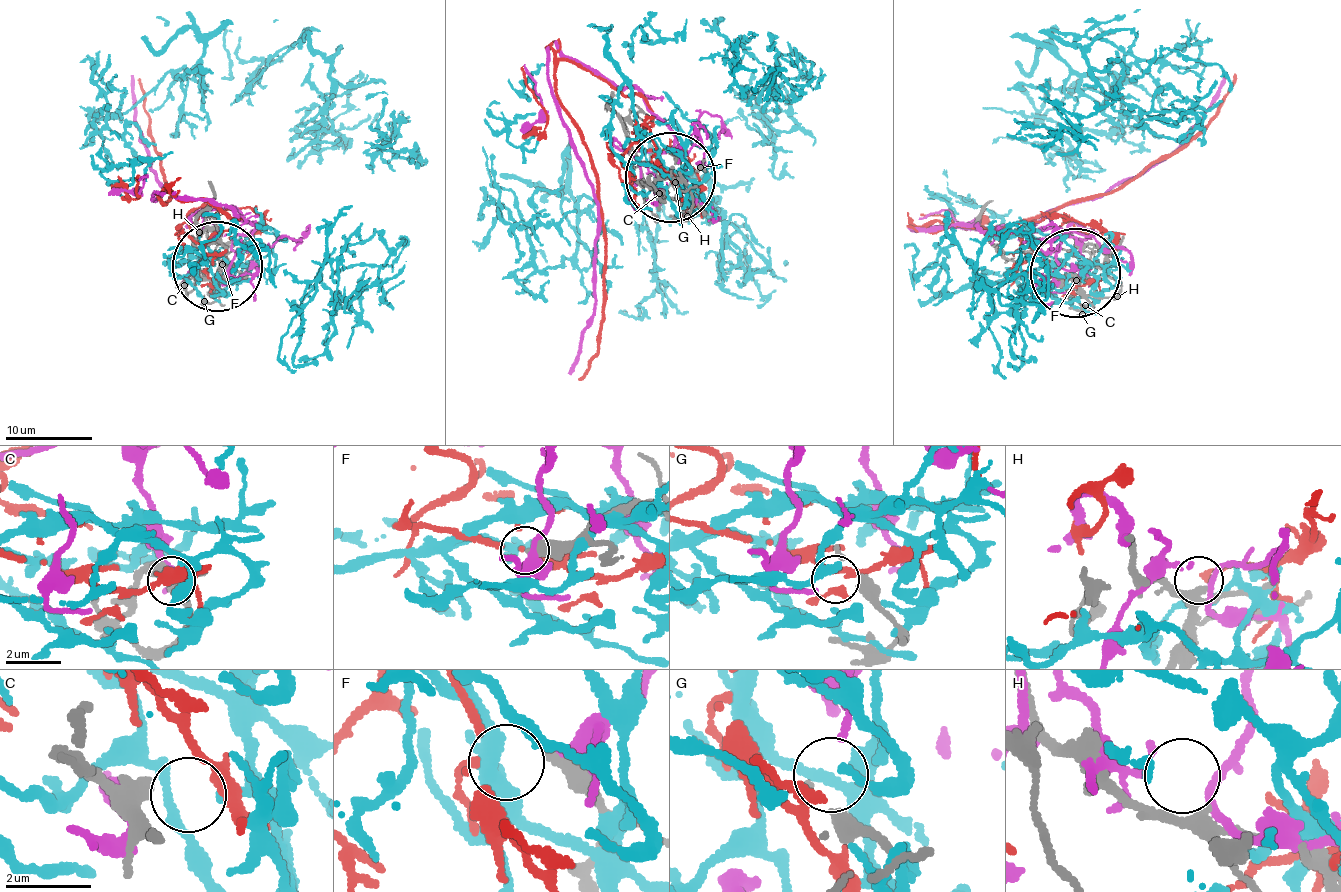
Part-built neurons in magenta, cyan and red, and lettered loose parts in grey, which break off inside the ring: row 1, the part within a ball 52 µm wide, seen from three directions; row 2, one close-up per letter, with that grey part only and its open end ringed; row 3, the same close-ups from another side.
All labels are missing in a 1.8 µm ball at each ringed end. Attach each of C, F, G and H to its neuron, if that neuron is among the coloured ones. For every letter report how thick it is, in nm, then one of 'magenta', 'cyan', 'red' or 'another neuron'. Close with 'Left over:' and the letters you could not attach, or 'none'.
C: 320 nm | cyan
F: 360 nm | red
G: 320 nm | magenta
H: 200 nm | another neuron
Left over: H

